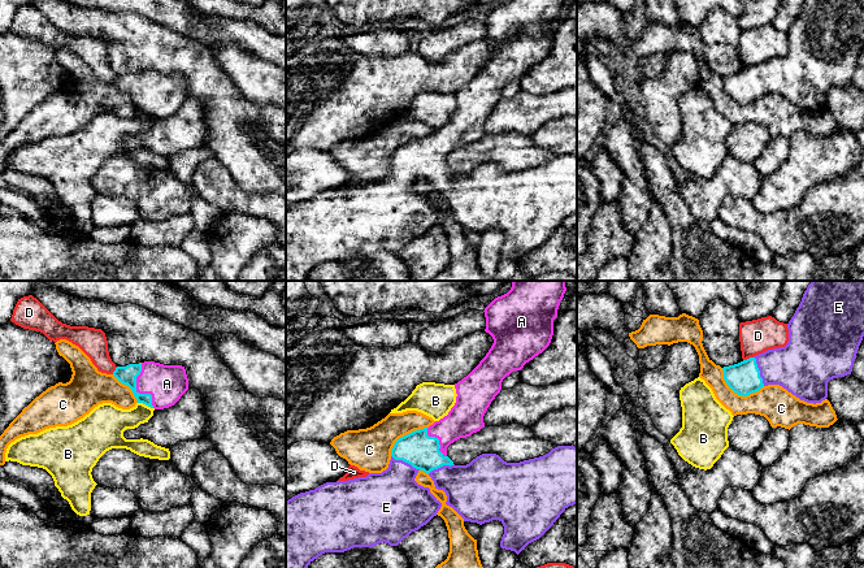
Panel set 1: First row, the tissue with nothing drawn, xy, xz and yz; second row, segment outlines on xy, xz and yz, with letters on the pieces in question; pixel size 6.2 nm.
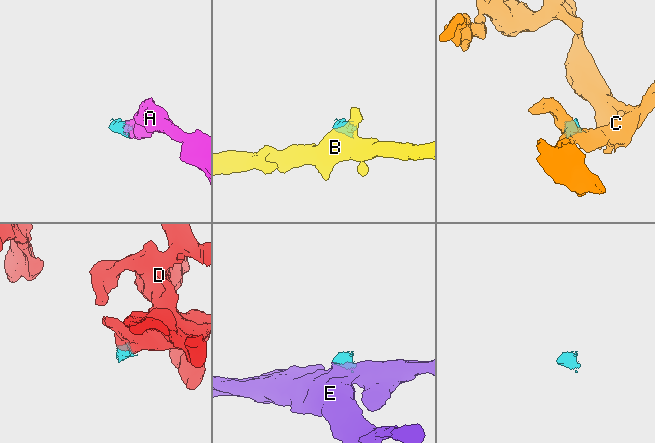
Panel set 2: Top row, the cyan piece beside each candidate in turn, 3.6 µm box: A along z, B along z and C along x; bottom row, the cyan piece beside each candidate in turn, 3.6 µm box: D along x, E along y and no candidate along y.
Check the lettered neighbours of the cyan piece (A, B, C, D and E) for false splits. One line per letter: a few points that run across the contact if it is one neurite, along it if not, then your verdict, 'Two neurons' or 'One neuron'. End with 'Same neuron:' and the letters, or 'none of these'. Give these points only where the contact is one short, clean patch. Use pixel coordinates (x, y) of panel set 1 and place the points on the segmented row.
A: Line: xy (127, 374), (135, 382), (135, 390), (140, 385), (166, 384). One neuron
B: Line: xy (138, 402), (152, 408). Two neurons
C: Two neurons
D: Line: yz (752, 356), (743, 360). Two neurons
E: Line: xz (417, 449), (406, 462), (393, 499). One neuron
Same neuron: A, E

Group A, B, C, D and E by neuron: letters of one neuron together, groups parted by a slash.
A E / B / C / D

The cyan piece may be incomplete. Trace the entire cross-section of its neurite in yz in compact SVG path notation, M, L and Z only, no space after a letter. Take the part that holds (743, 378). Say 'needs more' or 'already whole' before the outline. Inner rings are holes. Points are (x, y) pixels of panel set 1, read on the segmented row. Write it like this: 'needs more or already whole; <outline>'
needs more; M812 281L787 324L789 342L785 347L768 350L738 364L724 367L724 380L738 395L747 396L768 385L780 385L807 403L828 398L828 382L851 374L859 346L864 337L864 281Z

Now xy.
needs more; M144 361L117 367L113 376L131 389L138 403L155 409L174 406L188 390L188 378L182 365Z

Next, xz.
needs more; M513 281L511 290L495 298L486 308L486 329L494 343L479 364L461 381L455 383L456 403L447 416L429 428L414 430L399 438L392 450L388 468L382 473L369 473L348 481L326 482L314 490L300 493L286 502L286 568L308 568L325 552L344 552L353 547L373 547L378 543L398 546L412 532L426 525L442 507L429 487L418 485L414 478L420 471L427 473L435 489L447 495L446 504L452 507L464 521L479 525L499 520L504 526L500 547L517 555L531 542L539 539L573 504L577 504L577 447L557 446L548 454L507 463L496 454L482 454L466 465L455 465L447 456L447 447L460 438L470 437L485 428L483 416L491 402L502 390L503 380L542 354L551 343L553 320L566 291L565 281Z

